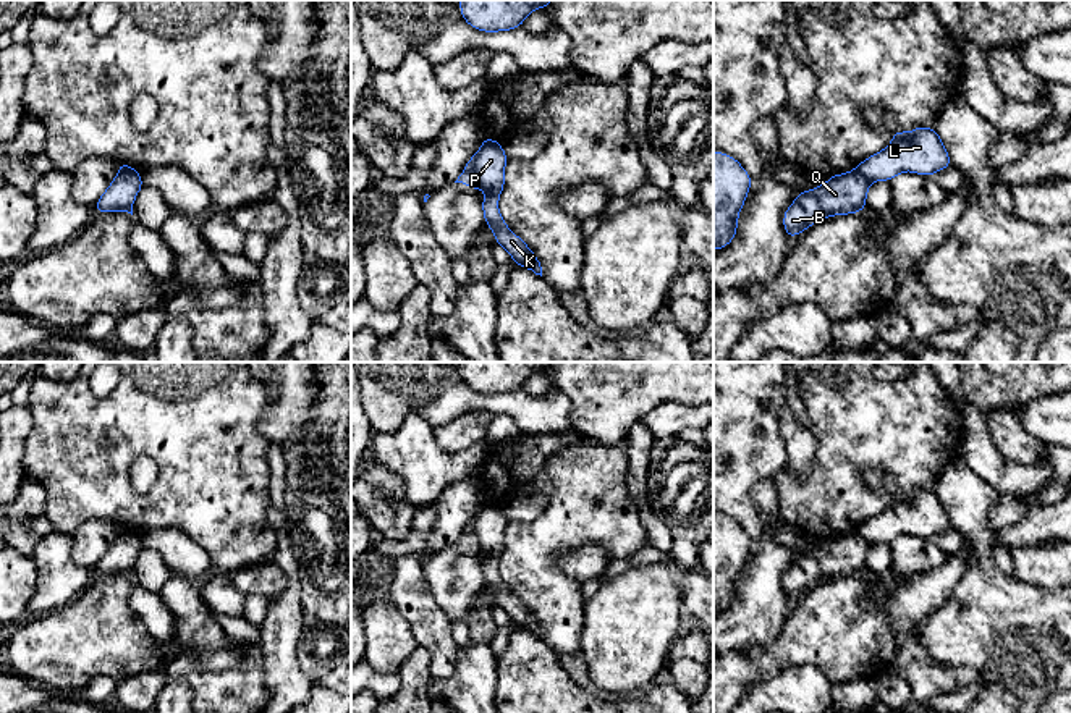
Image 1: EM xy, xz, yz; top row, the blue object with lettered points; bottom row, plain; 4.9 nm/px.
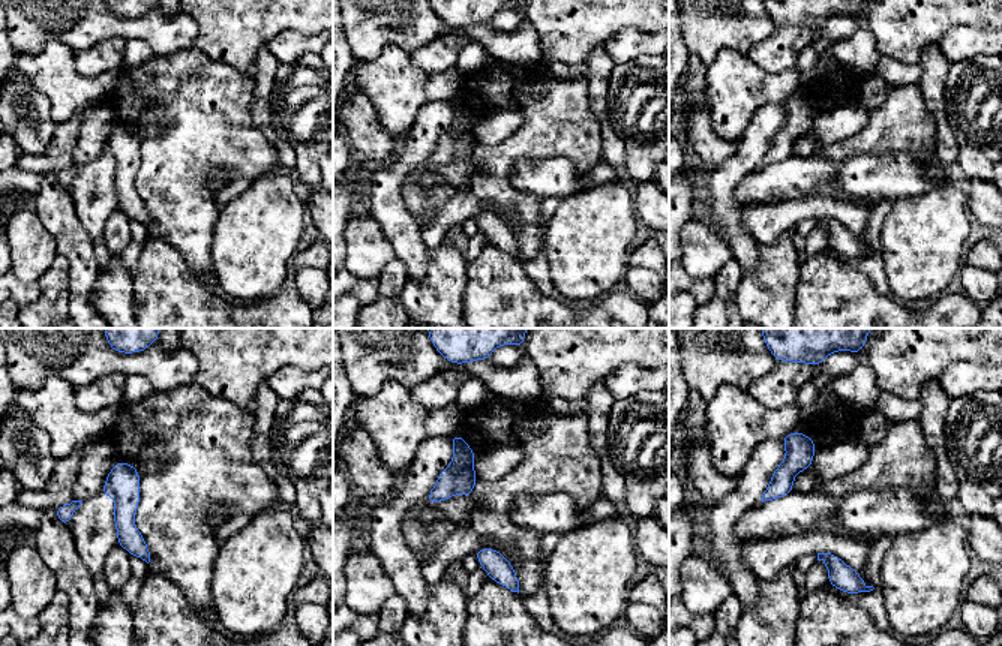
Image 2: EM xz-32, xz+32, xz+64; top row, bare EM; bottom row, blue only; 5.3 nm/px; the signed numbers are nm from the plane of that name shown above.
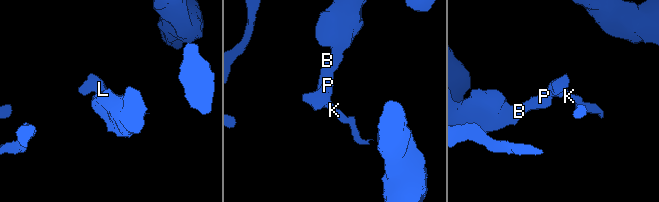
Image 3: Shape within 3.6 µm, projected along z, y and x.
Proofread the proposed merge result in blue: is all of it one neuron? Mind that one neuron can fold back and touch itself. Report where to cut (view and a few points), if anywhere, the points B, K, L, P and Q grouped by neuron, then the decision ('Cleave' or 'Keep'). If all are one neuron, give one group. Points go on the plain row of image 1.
Split along xz (473, 518), (481, 548). Groups: B Q / K L P. Cleave

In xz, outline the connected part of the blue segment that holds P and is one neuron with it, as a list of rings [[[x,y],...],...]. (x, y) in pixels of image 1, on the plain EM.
[[[482,506],[472,519],[480,550],[485,555],[482,563],[484,582],[493,593],[497,608],[508,613],[516,627],[542,639],[539,621],[529,608],[508,590],[498,572],[498,561],[505,550],[505,529],[508,524],[503,509]]]

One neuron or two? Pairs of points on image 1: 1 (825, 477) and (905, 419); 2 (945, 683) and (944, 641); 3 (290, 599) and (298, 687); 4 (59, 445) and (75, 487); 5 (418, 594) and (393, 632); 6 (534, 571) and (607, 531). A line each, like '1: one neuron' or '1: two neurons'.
1: one neuron
2: two neurons
3: one neuron
4: one neuron
5: two neurons
6: one neuron

